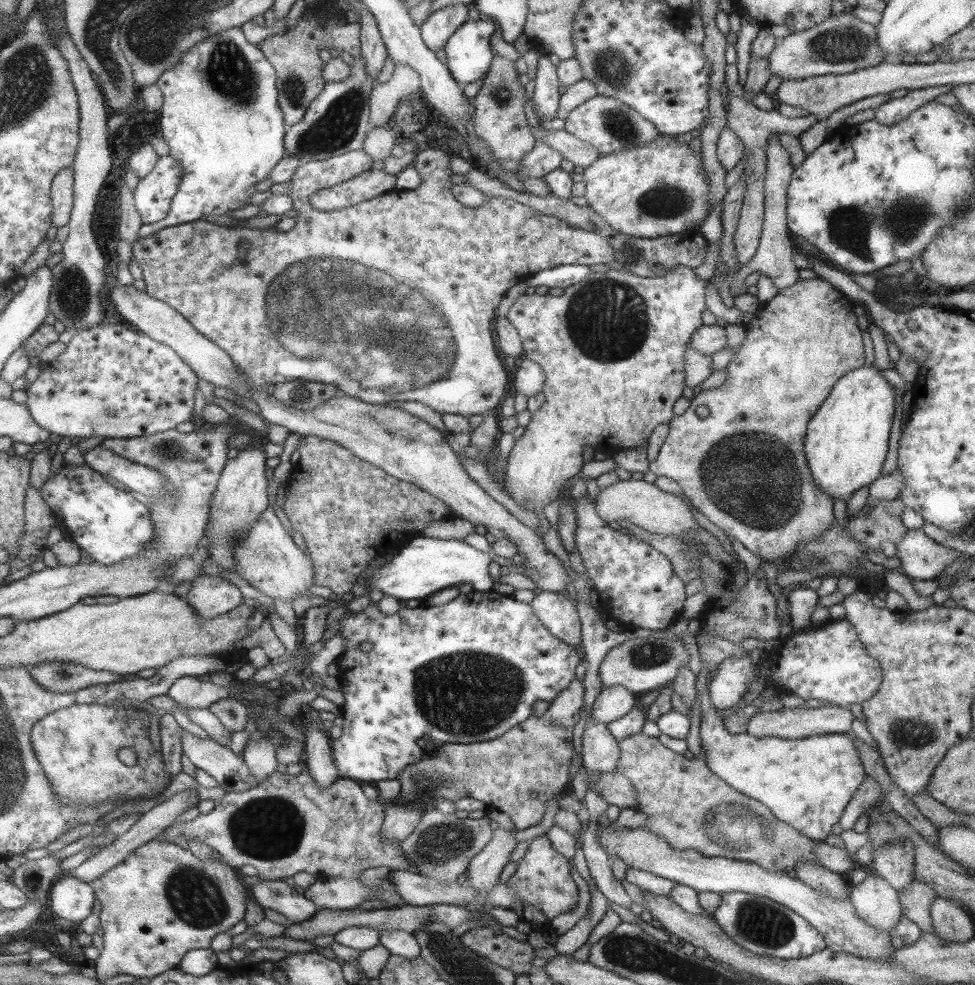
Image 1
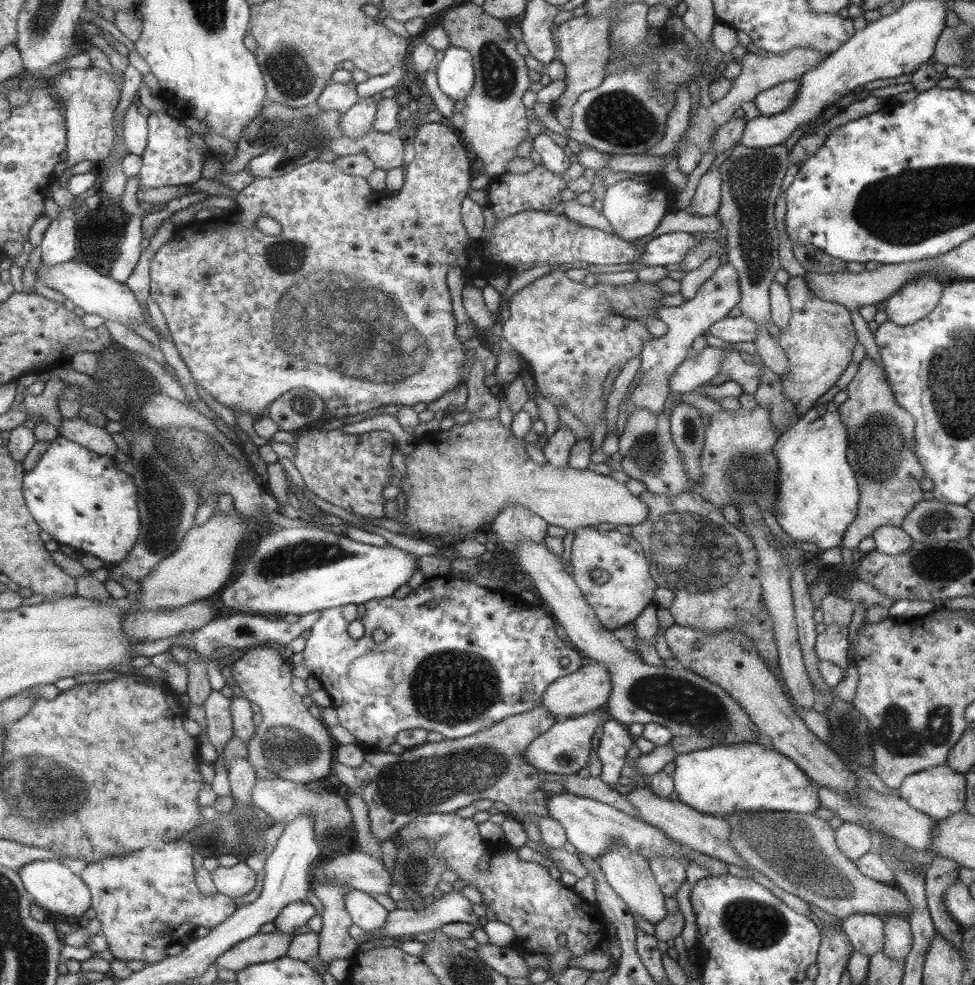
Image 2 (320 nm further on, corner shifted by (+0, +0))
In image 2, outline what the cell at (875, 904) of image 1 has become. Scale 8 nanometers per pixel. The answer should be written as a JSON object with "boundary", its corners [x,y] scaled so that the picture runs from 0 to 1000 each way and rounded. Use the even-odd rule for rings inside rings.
{"boundary":[[[875,928],[862,936],[862,942],[869,949],[877,966],[892,973],[905,964],[907,933],[902,929]]]}

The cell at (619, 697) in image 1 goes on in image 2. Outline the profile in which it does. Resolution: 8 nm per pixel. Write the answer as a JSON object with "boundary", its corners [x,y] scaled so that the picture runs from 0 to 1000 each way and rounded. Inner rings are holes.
{"boundary":[[[619,717],[592,728],[569,732],[561,743],[551,747],[538,758],[535,765],[537,774],[551,782],[556,782],[556,784],[581,787],[591,786],[592,782],[600,779],[604,759],[606,759],[604,752],[609,743],[625,730],[625,724],[623,724]]]}

